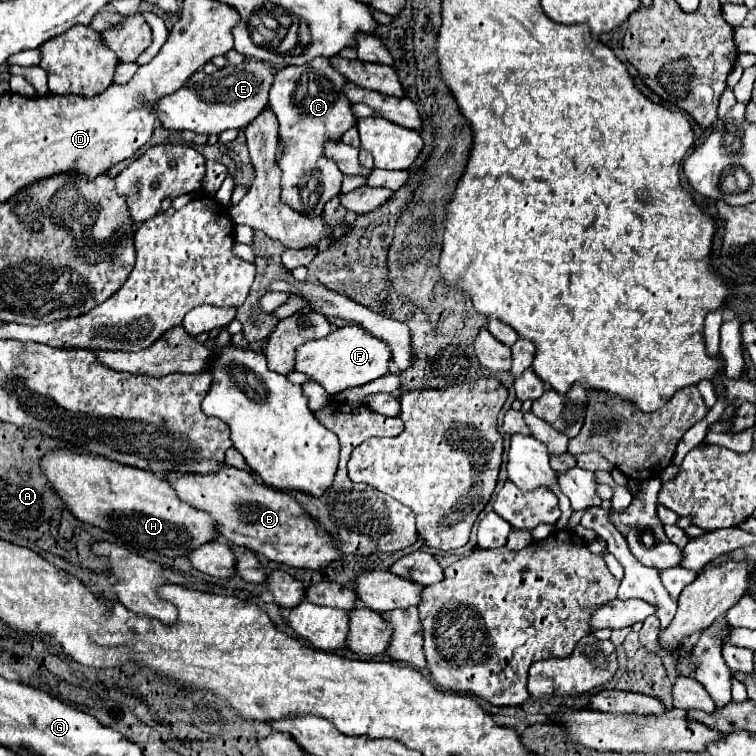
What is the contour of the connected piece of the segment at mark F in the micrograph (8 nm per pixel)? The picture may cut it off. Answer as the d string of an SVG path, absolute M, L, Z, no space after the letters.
M350 324L350 326L334 330L326 338L298 346L296 370L304 372L306 376L310 376L318 384L322 384L326 388L326 392L330 396L334 396L334 394L344 392L346 388L362 386L362 384L368 384L376 378L390 374L390 360L392 360L392 352L384 340L368 334L360 326Z

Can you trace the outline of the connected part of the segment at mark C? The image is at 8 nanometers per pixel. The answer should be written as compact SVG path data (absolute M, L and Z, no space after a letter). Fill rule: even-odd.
M316 58L306 66L288 66L276 72L274 86L270 88L270 108L280 122L278 166L292 164L292 182L282 182L282 200L306 216L320 214L324 204L340 194L342 172L334 160L324 156L324 144L328 140L338 142L358 122L344 94L346 84L348 80L332 68L328 58Z

